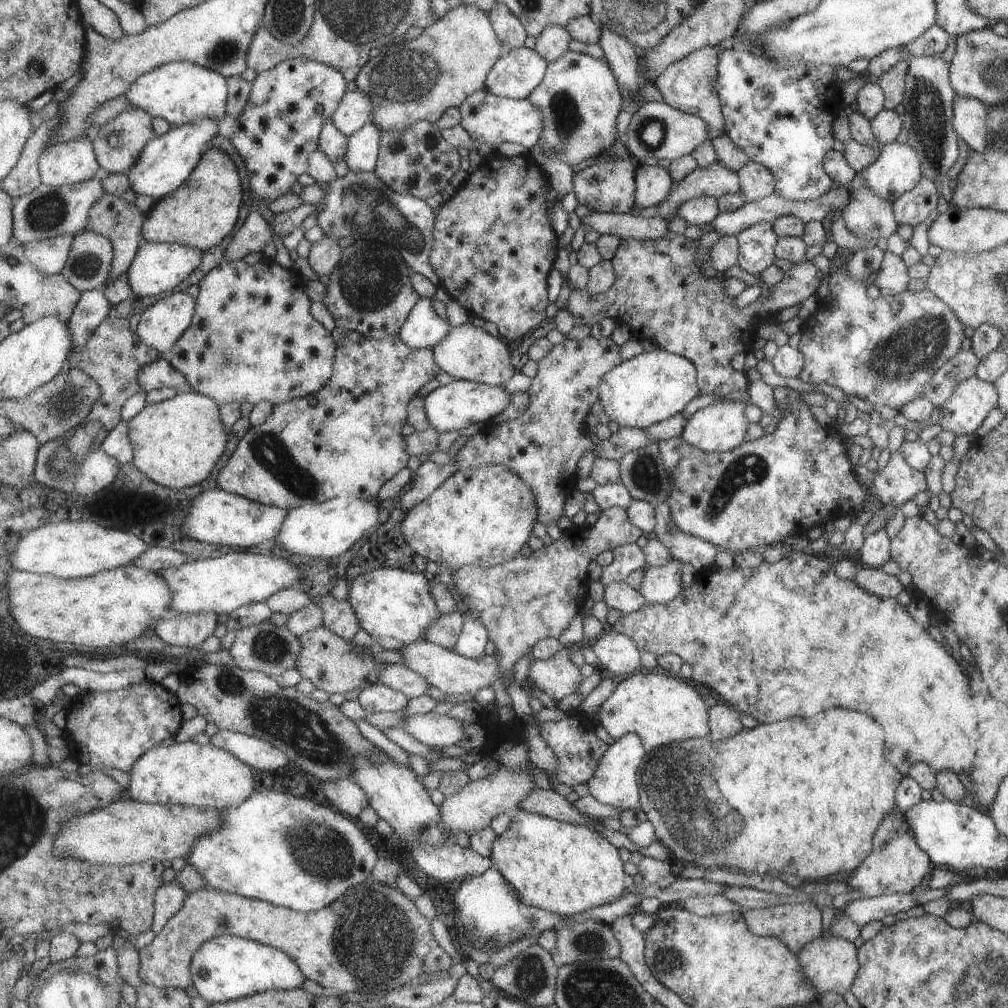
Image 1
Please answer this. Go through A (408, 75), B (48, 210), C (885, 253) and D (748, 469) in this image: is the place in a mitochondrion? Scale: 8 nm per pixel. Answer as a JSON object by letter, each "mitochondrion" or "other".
{"A":"mitochondrion","B":"mitochondrion","C":"other","D":"mitochondrion"}

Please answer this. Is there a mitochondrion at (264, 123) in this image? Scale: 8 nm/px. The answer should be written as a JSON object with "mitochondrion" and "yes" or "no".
{"mitochondrion":"no"}

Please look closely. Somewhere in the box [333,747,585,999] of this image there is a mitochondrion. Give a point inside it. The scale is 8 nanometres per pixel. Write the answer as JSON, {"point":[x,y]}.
{"point":[493,941]}

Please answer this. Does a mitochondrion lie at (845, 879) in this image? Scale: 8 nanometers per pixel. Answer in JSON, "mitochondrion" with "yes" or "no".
{"mitochondrion":"no"}

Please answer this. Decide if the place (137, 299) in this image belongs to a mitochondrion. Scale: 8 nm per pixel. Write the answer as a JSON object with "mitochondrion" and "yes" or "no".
{"mitochondrion":"no"}

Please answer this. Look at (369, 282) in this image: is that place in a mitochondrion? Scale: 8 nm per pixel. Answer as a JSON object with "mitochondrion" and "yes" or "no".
{"mitochondrion":"yes"}

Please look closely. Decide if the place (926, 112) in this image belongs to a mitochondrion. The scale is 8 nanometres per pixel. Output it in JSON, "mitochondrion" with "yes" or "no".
{"mitochondrion":"yes"}

